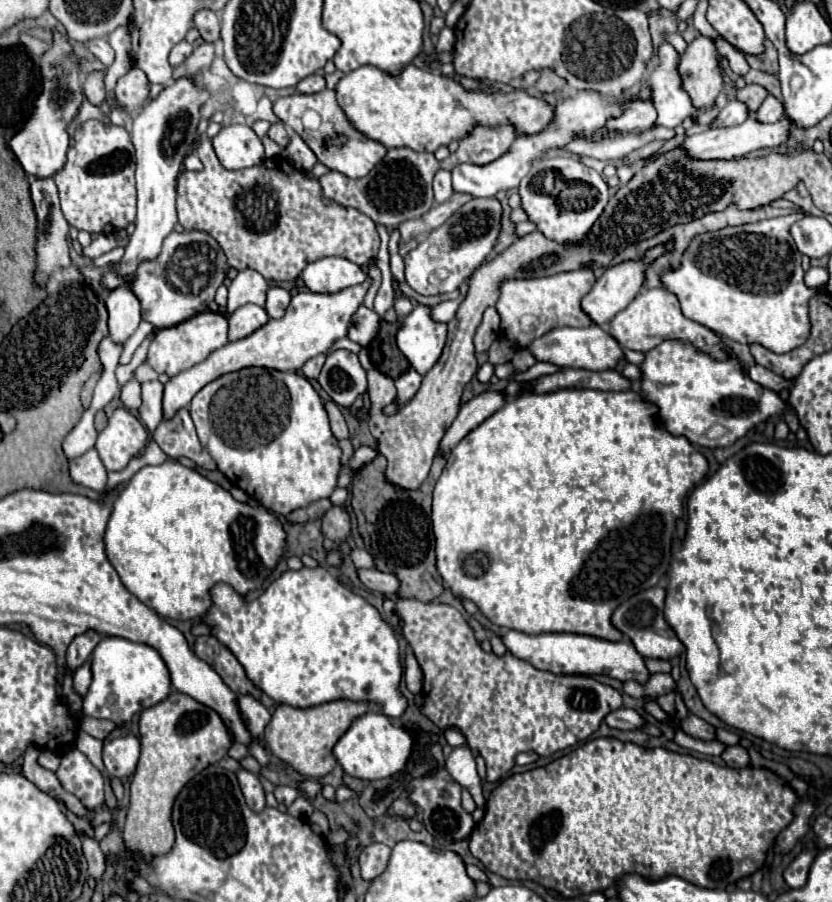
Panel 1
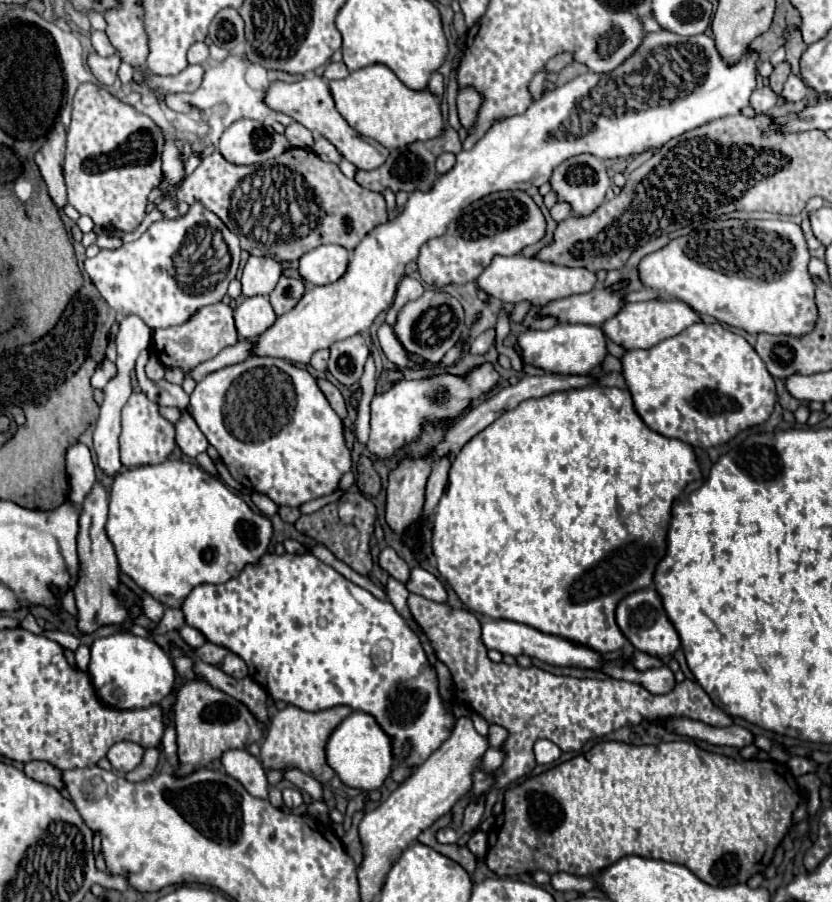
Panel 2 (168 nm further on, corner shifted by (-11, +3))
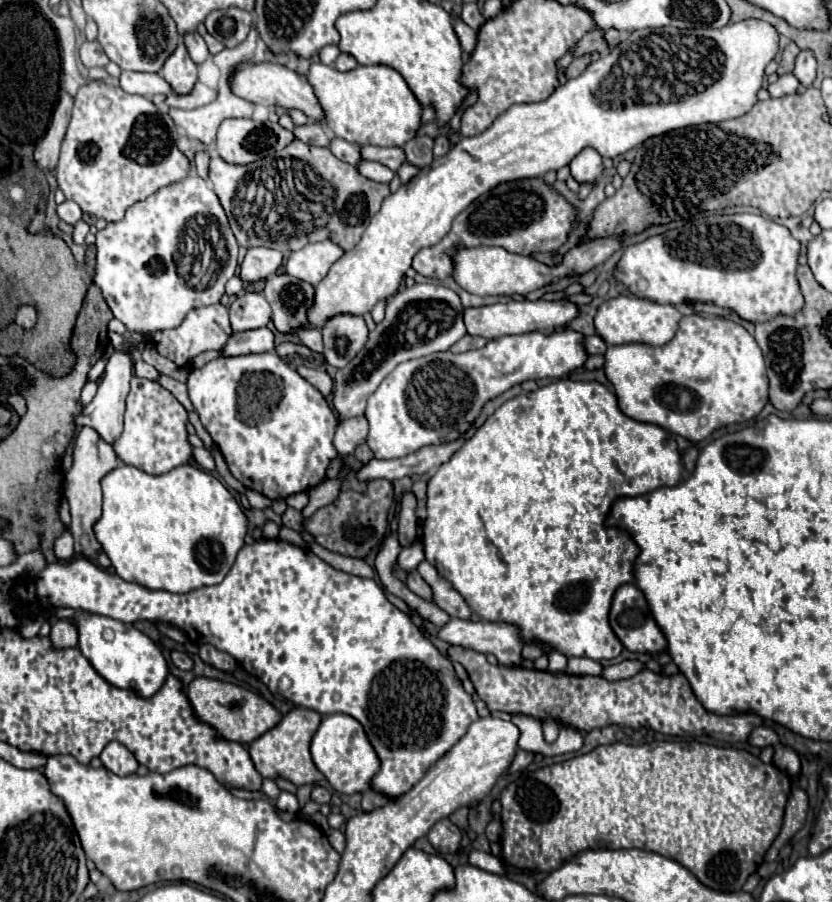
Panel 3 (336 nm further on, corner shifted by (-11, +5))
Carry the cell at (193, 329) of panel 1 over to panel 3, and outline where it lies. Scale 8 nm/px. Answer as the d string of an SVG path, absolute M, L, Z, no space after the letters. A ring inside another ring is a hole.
M211 304L211 306L191 310L185 316L183 324L179 324L177 328L155 332L153 344L161 356L173 360L177 366L187 366L187 362L191 362L197 354L201 354L205 350L221 350L231 334L233 334L233 330L229 324L229 310L223 304Z

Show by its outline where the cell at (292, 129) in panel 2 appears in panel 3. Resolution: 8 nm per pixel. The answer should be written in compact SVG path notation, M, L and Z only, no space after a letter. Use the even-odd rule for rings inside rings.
M305 124L305 126L297 126L293 130L293 134L307 142L307 144L313 144L313 146L329 146L329 138L327 134L323 132L323 126L321 124Z

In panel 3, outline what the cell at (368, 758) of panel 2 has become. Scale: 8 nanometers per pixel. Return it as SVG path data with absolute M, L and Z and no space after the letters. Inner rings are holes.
M329 714L323 716L313 740L311 740L311 758L317 770L329 780L331 788L343 794L365 792L371 788L371 778L379 772L379 758L369 744L361 724L347 714Z

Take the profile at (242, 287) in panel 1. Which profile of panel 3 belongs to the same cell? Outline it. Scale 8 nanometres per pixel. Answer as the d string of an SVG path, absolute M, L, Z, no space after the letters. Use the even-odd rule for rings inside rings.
M253 246L247 248L247 254L241 262L241 280L243 282L257 282L265 280L267 276L275 274L275 270L281 266L283 254L273 248L263 248L263 246Z

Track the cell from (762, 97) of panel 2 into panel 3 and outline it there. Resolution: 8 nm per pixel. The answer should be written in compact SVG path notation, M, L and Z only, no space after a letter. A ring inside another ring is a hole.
M793 72L783 74L783 76L779 76L779 80L777 80L777 82L769 84L769 92L771 92L771 96L773 96L773 98L785 96L785 94L795 94L795 92L797 92L797 88L799 88L799 80L795 78L795 74L793 74Z

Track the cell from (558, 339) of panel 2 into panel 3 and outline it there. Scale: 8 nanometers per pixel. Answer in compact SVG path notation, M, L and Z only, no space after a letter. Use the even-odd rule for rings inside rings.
M575 330L545 334L527 332L489 340L483 348L463 354L433 352L399 364L369 396L367 446L375 458L403 458L423 446L447 444L465 434L483 406L525 380L561 378L587 360L583 334Z

